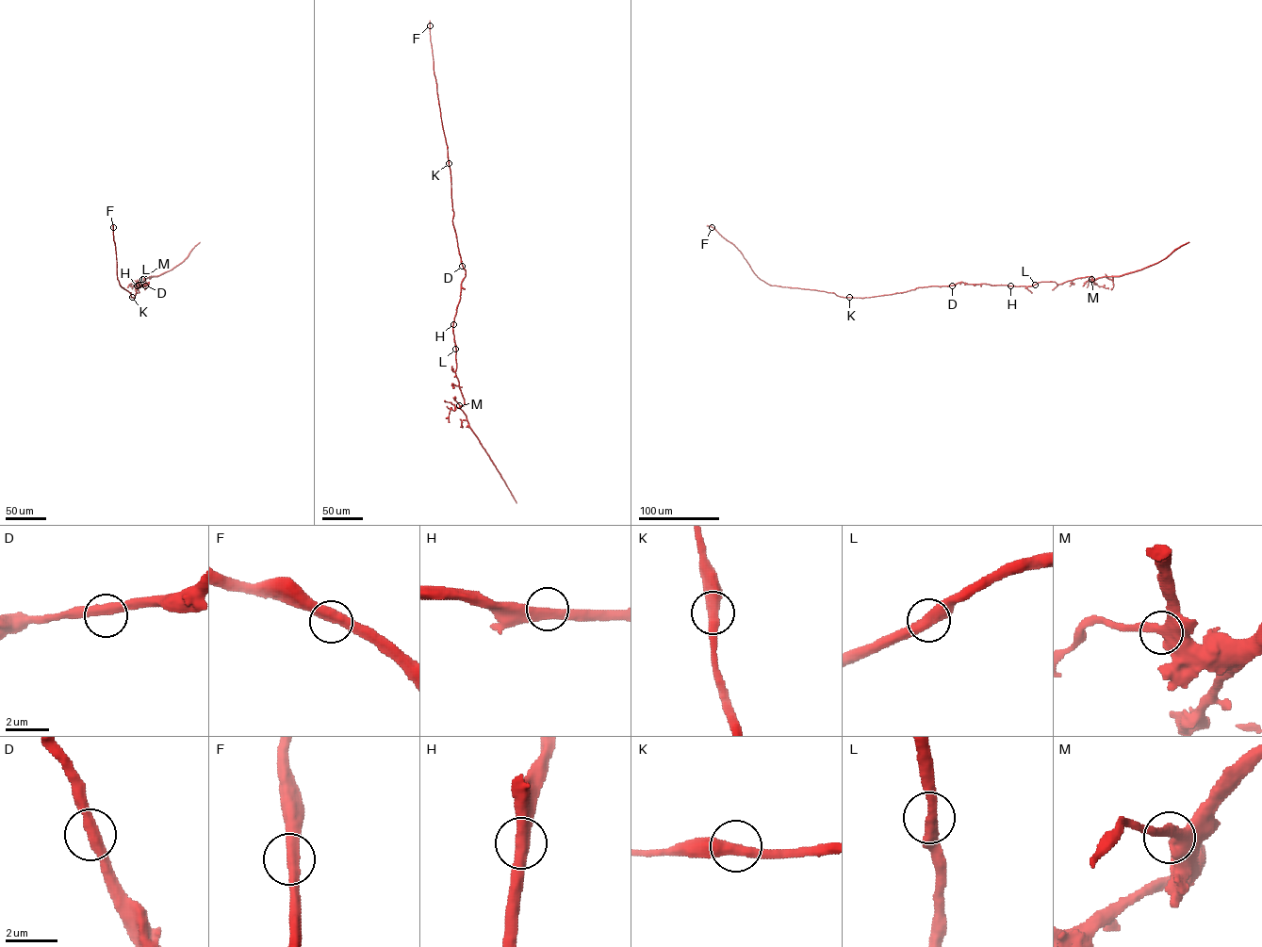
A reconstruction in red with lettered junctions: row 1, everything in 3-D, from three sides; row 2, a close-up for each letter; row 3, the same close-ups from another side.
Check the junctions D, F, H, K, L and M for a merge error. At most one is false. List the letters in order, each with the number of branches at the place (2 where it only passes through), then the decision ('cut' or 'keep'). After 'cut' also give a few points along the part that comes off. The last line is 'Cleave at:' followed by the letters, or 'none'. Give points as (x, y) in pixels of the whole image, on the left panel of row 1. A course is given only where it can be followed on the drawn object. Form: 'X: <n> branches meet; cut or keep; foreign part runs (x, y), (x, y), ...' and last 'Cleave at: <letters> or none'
D: 2 branches meet; keep
F: 2 branches meet; keep
H: 2 branches meet; keep
K: 2 branches meet; keep
L: 2 branches meet; keep
M: 2 branches meet; keep
Cleave at: none

